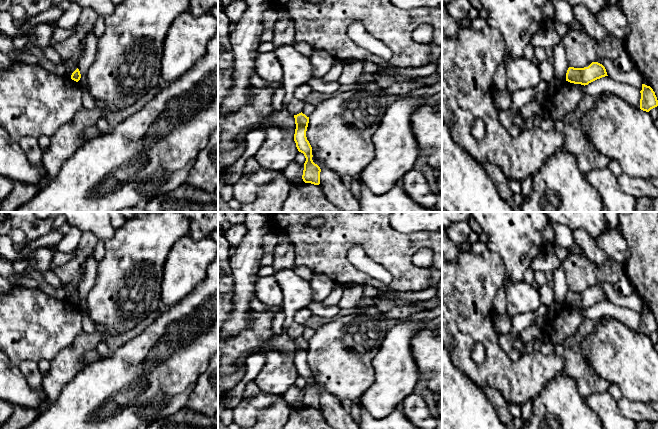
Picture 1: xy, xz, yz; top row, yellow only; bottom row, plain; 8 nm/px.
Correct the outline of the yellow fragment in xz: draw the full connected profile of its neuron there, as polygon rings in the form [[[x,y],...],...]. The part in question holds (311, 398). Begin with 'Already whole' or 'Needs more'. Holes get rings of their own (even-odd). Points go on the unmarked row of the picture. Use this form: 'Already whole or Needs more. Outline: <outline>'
Already whole. Outline: [[[301,336],[297,339],[294,339],[294,342],[296,348],[294,365],[298,375],[303,377],[306,382],[302,403],[305,407],[319,409],[321,393],[312,384],[312,371],[306,361],[309,341]]]

